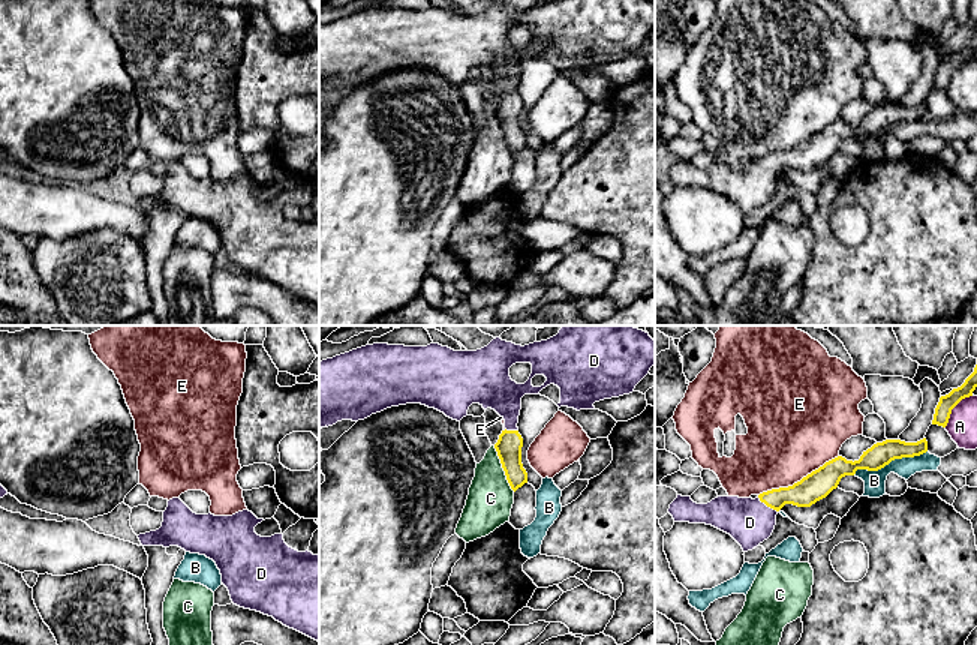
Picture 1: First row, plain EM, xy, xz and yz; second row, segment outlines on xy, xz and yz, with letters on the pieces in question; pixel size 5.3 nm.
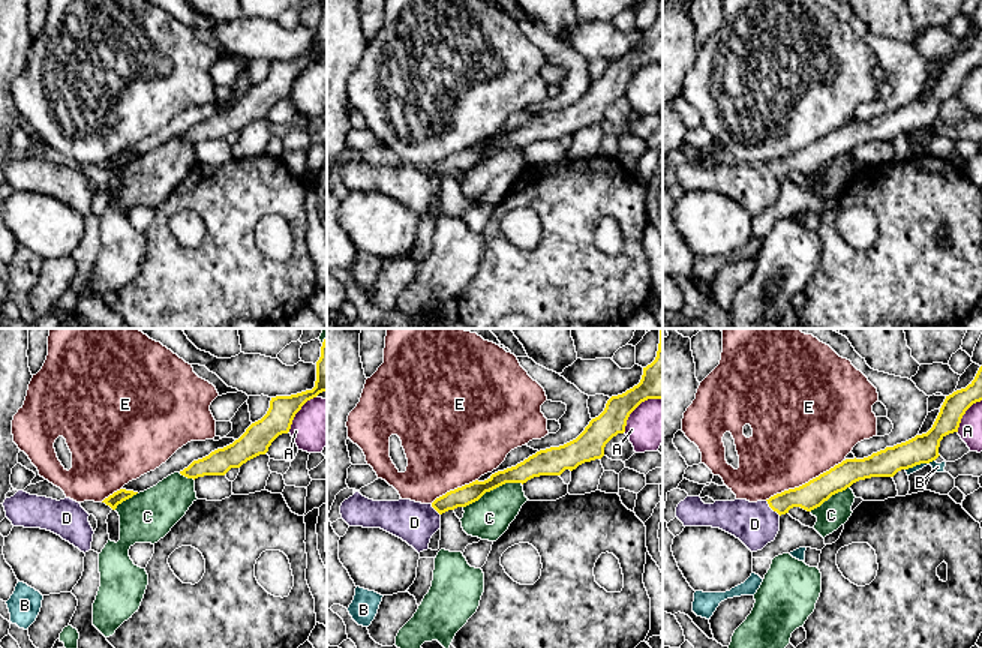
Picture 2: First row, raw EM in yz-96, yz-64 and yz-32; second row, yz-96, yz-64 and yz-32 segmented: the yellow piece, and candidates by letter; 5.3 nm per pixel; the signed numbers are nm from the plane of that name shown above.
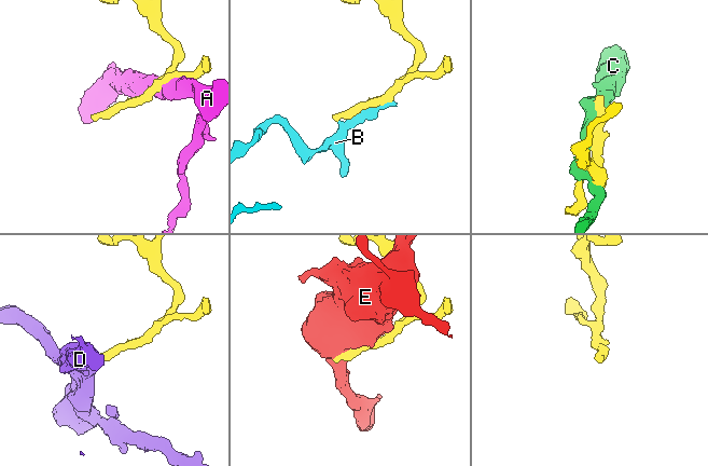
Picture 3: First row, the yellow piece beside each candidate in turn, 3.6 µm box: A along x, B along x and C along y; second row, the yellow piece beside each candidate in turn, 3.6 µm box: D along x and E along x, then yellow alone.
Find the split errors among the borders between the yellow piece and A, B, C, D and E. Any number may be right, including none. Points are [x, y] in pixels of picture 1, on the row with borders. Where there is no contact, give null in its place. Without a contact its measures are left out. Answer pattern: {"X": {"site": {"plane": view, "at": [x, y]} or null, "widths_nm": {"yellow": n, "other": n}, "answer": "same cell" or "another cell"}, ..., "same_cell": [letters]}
{"A": {"site": {"plane": "yz", "at": [953, 407]}, "widths_nm": {"yellow": 90, "other": 160}, "answer": "another cell"}, "B": {"site": {"plane": "yz", "at": [889, 462]}, "widths_nm": {"yellow": 130, "other": 110}, "answer": "another cell"}, "C": {"site": {"plane": "xz", "at": [502, 467]}, "widths_nm": {"yellow": 140, "other": 240}, "answer": "another cell"}, "D": {"site": {"plane": "yz", "at": [767, 506]}, "widths_nm": {"yellow": 150, "other": 240}, "answer": "same cell"}, "E": {"site": {"plane": "yz", "at": [797, 482]}, "widths_nm": {"yellow": 150, "other": 440}, "answer": "another cell"}, "same_cell": ["D"]}

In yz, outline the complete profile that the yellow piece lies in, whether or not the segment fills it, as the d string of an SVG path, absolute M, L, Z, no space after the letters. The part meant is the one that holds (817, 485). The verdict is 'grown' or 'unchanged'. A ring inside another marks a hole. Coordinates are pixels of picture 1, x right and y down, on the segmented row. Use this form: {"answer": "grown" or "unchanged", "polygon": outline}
{"answer": "grown", "polygon": "M926 438L917 442L886 440L863 452L859 460L838 456L793 486L763 492L755 500L718 496L707 504L697 504L691 496L677 495L668 513L674 522L712 525L730 534L743 552L748 552L772 536L776 514L785 504L811 507L836 489L842 477L854 476L857 470L878 471L895 459L914 458L926 452Z"}

